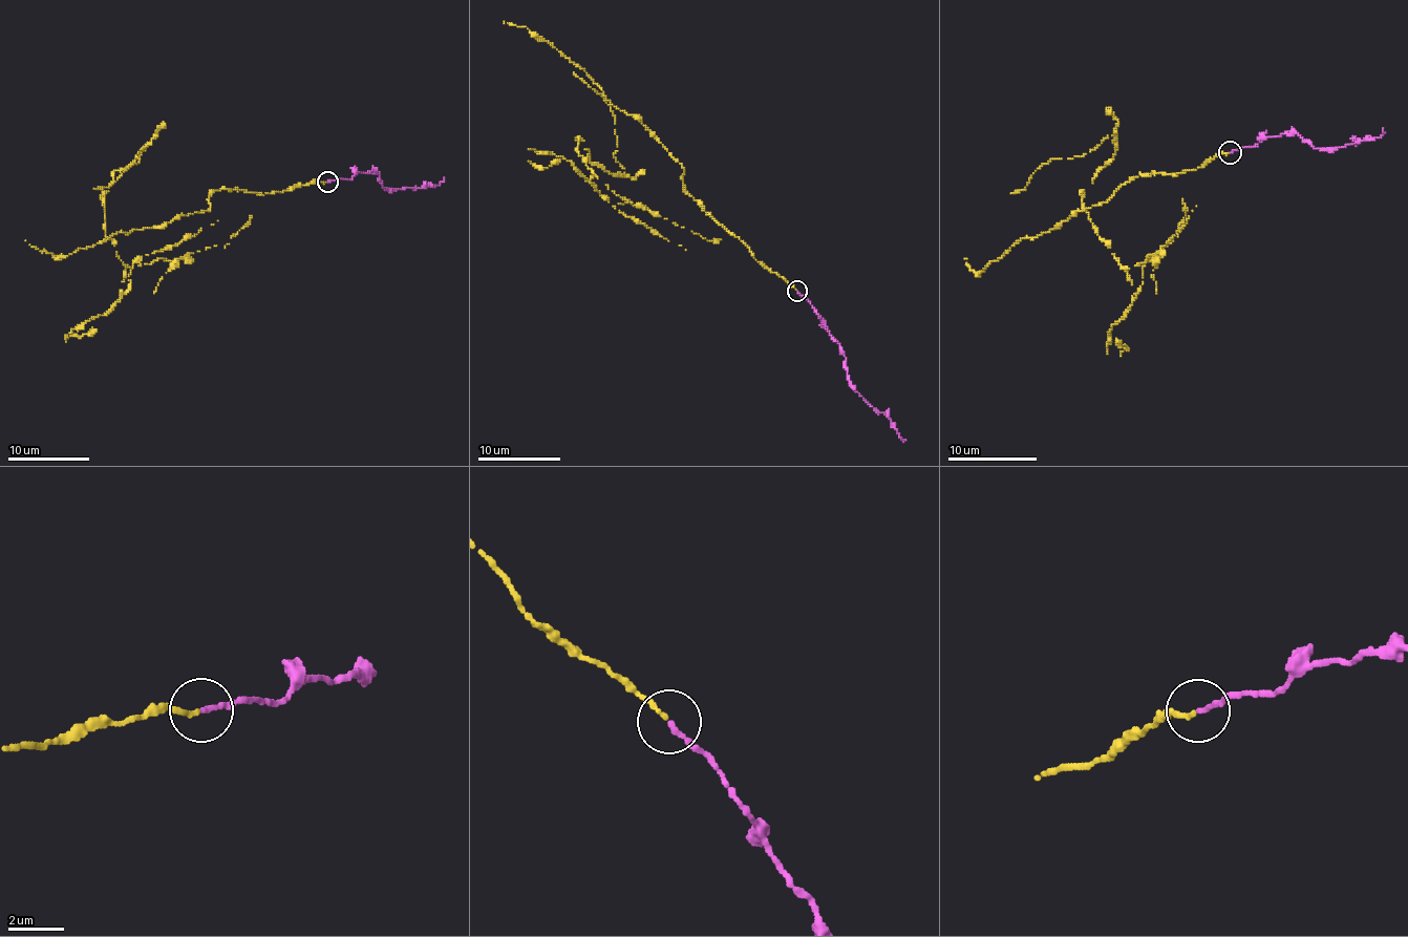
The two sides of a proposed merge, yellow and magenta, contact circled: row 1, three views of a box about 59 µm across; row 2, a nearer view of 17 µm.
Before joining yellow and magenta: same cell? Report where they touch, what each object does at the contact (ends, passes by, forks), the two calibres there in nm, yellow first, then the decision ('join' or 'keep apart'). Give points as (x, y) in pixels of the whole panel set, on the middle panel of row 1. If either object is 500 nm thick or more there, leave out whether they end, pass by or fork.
(797, 291) | yellow ends | magenta ends | 180/190 nm | join

